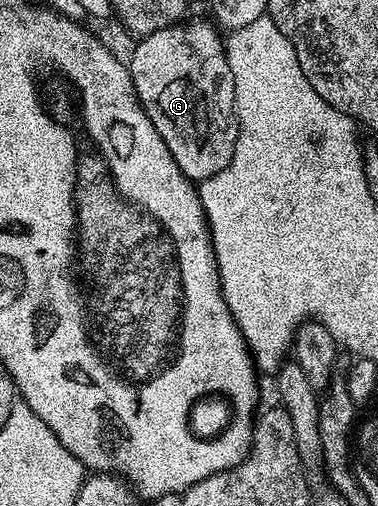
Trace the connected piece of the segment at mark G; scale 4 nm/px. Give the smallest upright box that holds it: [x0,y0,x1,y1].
[129,19,239,181]

